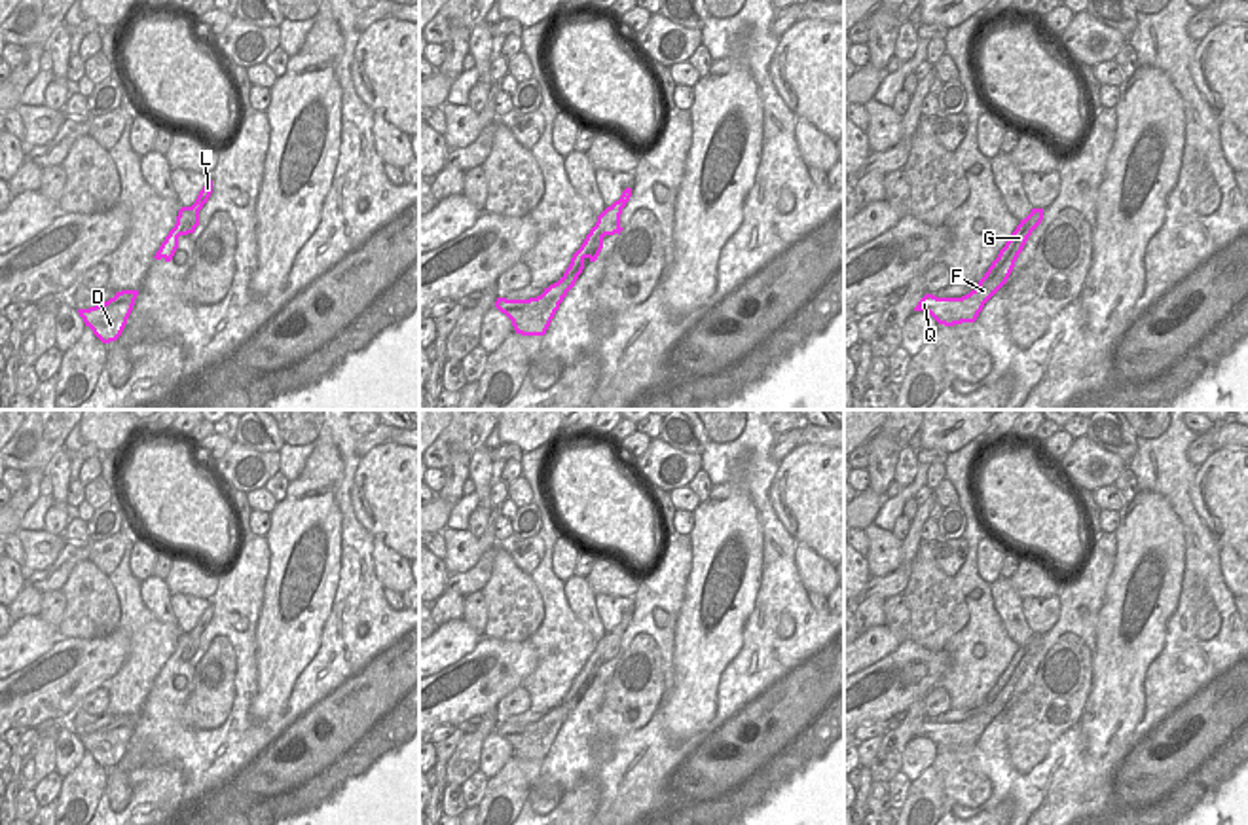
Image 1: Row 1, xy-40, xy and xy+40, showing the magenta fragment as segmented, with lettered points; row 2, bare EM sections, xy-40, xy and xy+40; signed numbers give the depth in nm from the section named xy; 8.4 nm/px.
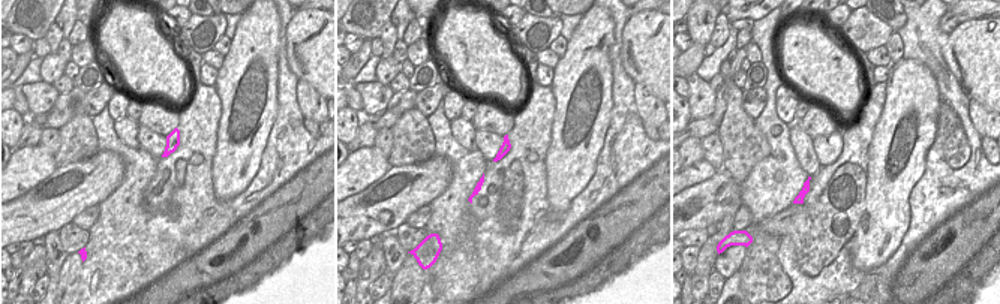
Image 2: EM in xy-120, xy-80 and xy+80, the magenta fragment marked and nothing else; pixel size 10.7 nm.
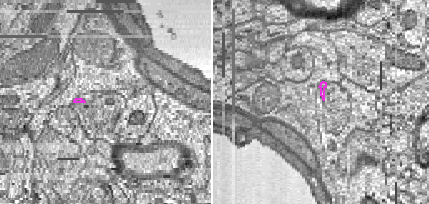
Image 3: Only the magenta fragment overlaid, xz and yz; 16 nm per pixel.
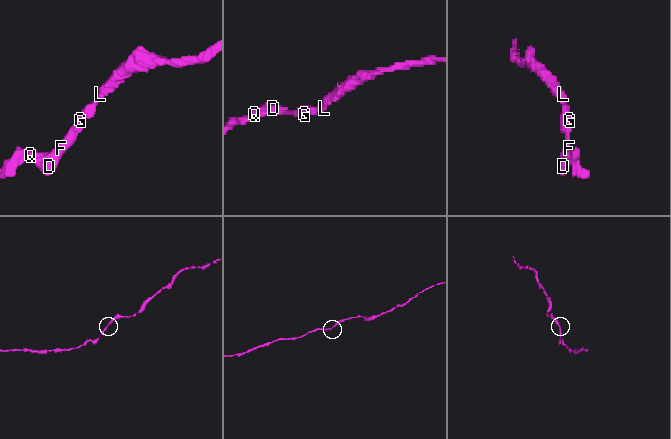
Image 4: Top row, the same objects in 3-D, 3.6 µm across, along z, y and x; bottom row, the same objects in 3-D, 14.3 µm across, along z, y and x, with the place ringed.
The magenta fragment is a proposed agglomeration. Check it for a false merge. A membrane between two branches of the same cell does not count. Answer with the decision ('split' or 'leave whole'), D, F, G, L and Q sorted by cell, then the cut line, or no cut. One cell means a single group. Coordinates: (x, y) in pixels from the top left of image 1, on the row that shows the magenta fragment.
leave whole | D F G L Q | no cut

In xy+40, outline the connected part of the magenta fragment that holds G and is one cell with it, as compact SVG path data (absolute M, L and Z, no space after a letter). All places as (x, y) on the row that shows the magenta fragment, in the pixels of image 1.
M1032 209L1032 212L1020 220L975 290L962 298L937 298L933 294L926 294L914 311L929 313L945 326L975 322L984 303L1007 283L1019 254L1041 220L1043 209Z

